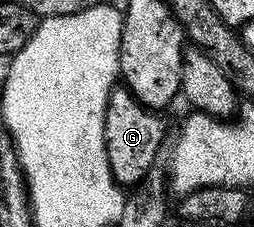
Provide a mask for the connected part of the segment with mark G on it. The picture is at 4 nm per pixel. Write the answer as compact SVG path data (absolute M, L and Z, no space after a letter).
M114 87L109 93L105 108L105 154L111 167L111 175L122 187L140 186L141 182L158 164L157 156L161 153L161 144L165 141L165 121L156 109L149 109L131 95L124 87Z

